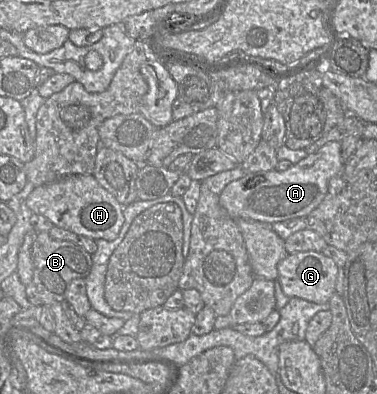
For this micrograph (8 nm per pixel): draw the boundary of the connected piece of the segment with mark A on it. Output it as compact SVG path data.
M332 141L287 170L250 173L230 182L219 194L219 202L233 219L273 224L297 217L305 218L323 201L329 180L341 174L343 167L341 145Z

